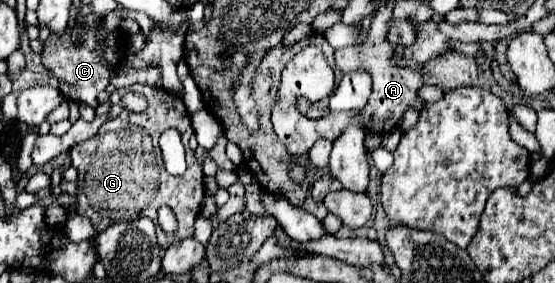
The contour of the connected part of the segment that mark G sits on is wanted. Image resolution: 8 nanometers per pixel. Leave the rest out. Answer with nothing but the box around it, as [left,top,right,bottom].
[71,87,205,237]

